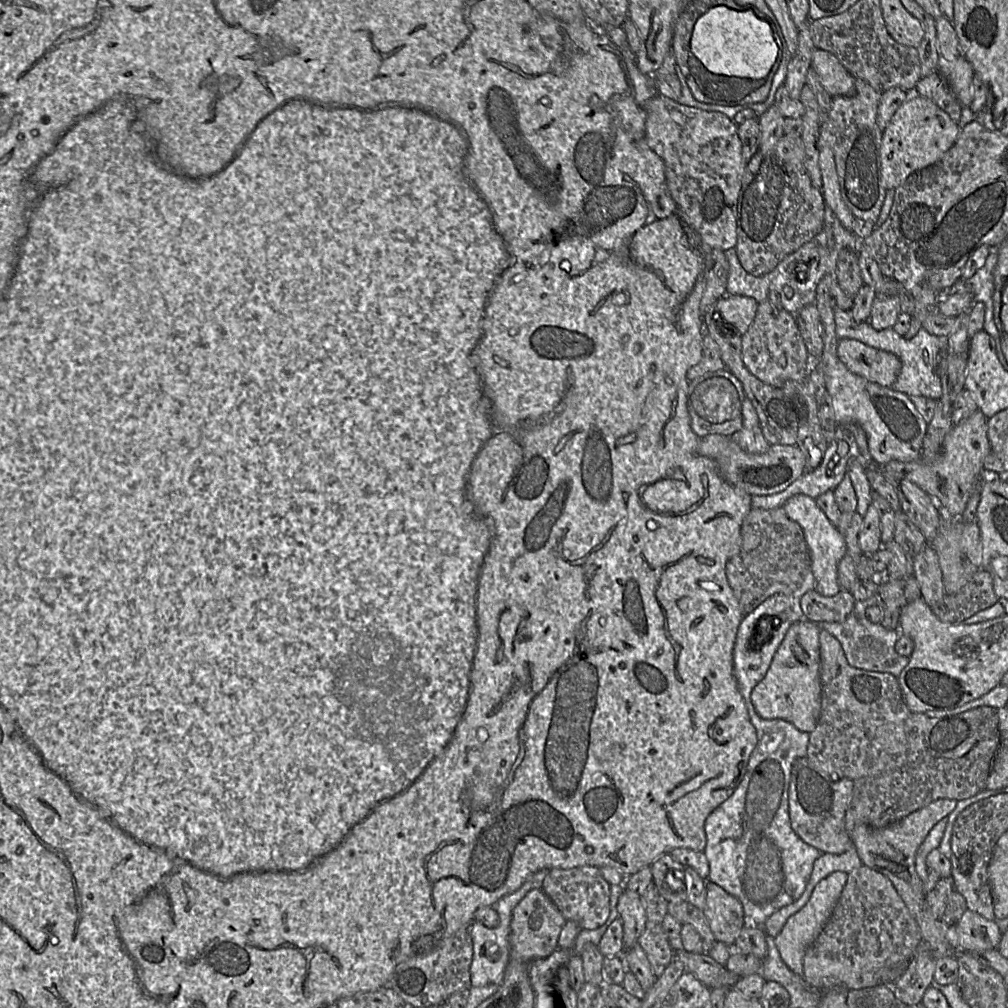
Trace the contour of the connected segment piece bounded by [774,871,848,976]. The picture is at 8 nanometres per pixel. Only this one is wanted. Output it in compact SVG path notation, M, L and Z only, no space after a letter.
M836 871L822 879L813 889L807 903L788 918L781 932L774 937L781 959L796 975L802 976L804 955L831 917L847 878L847 873Z

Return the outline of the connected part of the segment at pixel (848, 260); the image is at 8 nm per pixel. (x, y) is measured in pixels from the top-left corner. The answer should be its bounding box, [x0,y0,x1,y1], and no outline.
[836,248,864,300]

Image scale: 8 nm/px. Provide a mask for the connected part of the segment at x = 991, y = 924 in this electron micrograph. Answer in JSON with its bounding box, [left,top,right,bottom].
[949,910,1003,953]

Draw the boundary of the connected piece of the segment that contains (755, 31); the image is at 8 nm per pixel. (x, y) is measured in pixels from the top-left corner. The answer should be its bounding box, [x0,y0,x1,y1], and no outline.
[690,5,782,78]

